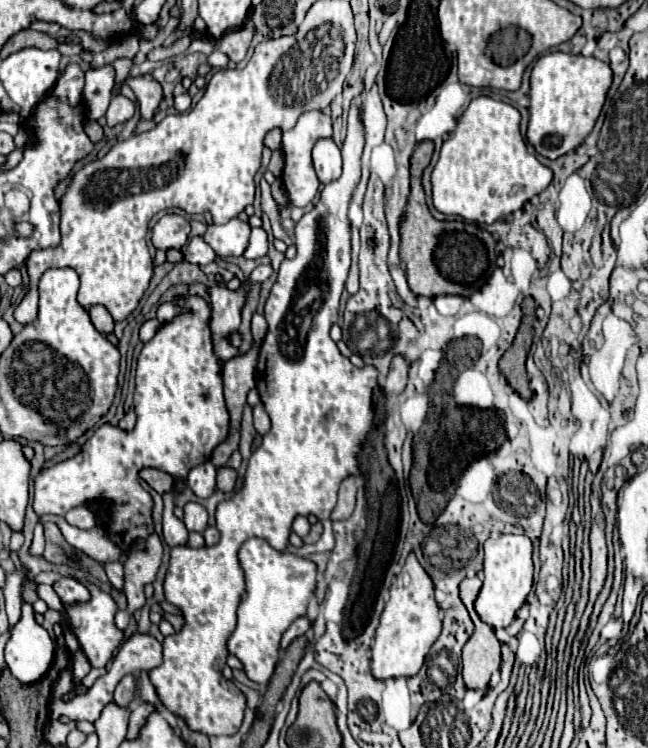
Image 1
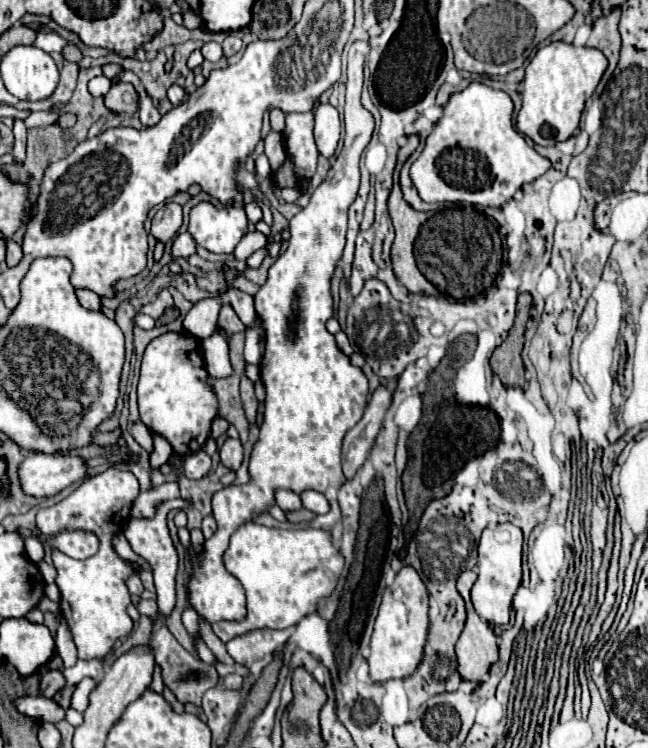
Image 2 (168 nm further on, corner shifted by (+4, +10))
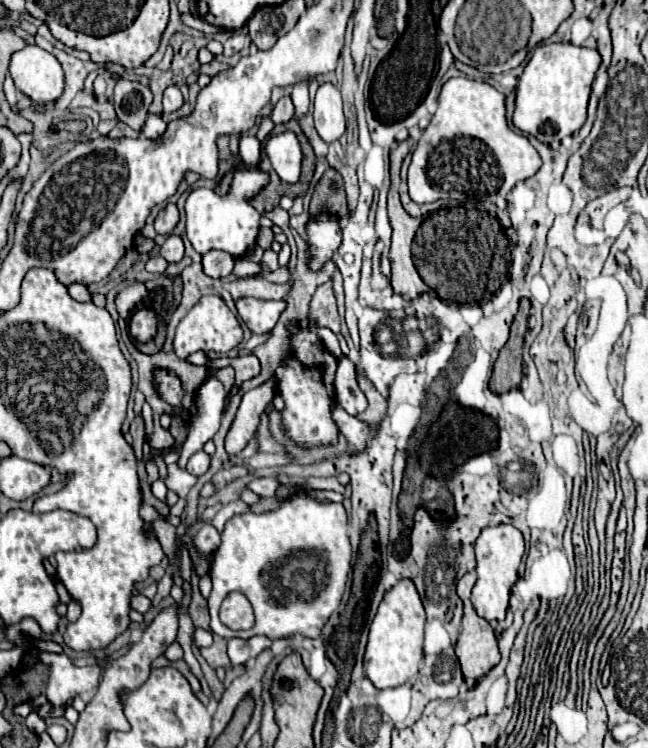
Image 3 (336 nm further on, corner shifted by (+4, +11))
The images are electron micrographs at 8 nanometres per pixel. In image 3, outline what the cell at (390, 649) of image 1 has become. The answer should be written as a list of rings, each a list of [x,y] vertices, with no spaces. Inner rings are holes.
[[[410,578],[400,580],[384,594],[378,614],[372,620],[370,638],[364,654],[364,672],[376,688],[396,688],[418,672],[422,662],[424,620],[426,612],[422,606],[422,598]]]

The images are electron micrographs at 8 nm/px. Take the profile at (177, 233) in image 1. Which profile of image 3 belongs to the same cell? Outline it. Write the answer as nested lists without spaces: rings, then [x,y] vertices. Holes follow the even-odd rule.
[[[168,204],[164,210],[158,212],[158,216],[154,220],[156,232],[164,234],[164,236],[172,234],[172,230],[176,228],[176,224],[178,224],[178,208],[176,208],[176,204]]]

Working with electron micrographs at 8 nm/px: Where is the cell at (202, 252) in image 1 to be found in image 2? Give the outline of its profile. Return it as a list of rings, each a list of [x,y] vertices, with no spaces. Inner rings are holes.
[[[190,233],[176,235],[176,239],[172,243],[172,257],[174,259],[180,259],[180,257],[188,259],[190,255],[194,255],[194,251],[196,251],[196,243],[194,243],[194,239],[192,239]]]

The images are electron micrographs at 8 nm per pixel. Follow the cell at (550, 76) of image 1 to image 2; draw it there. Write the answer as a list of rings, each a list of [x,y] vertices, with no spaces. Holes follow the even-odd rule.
[[[556,41],[538,49],[522,81],[522,109],[516,117],[518,131],[528,135],[536,145],[566,141],[578,129],[584,103],[600,83],[606,65],[608,61],[602,51],[590,47],[574,47]]]

